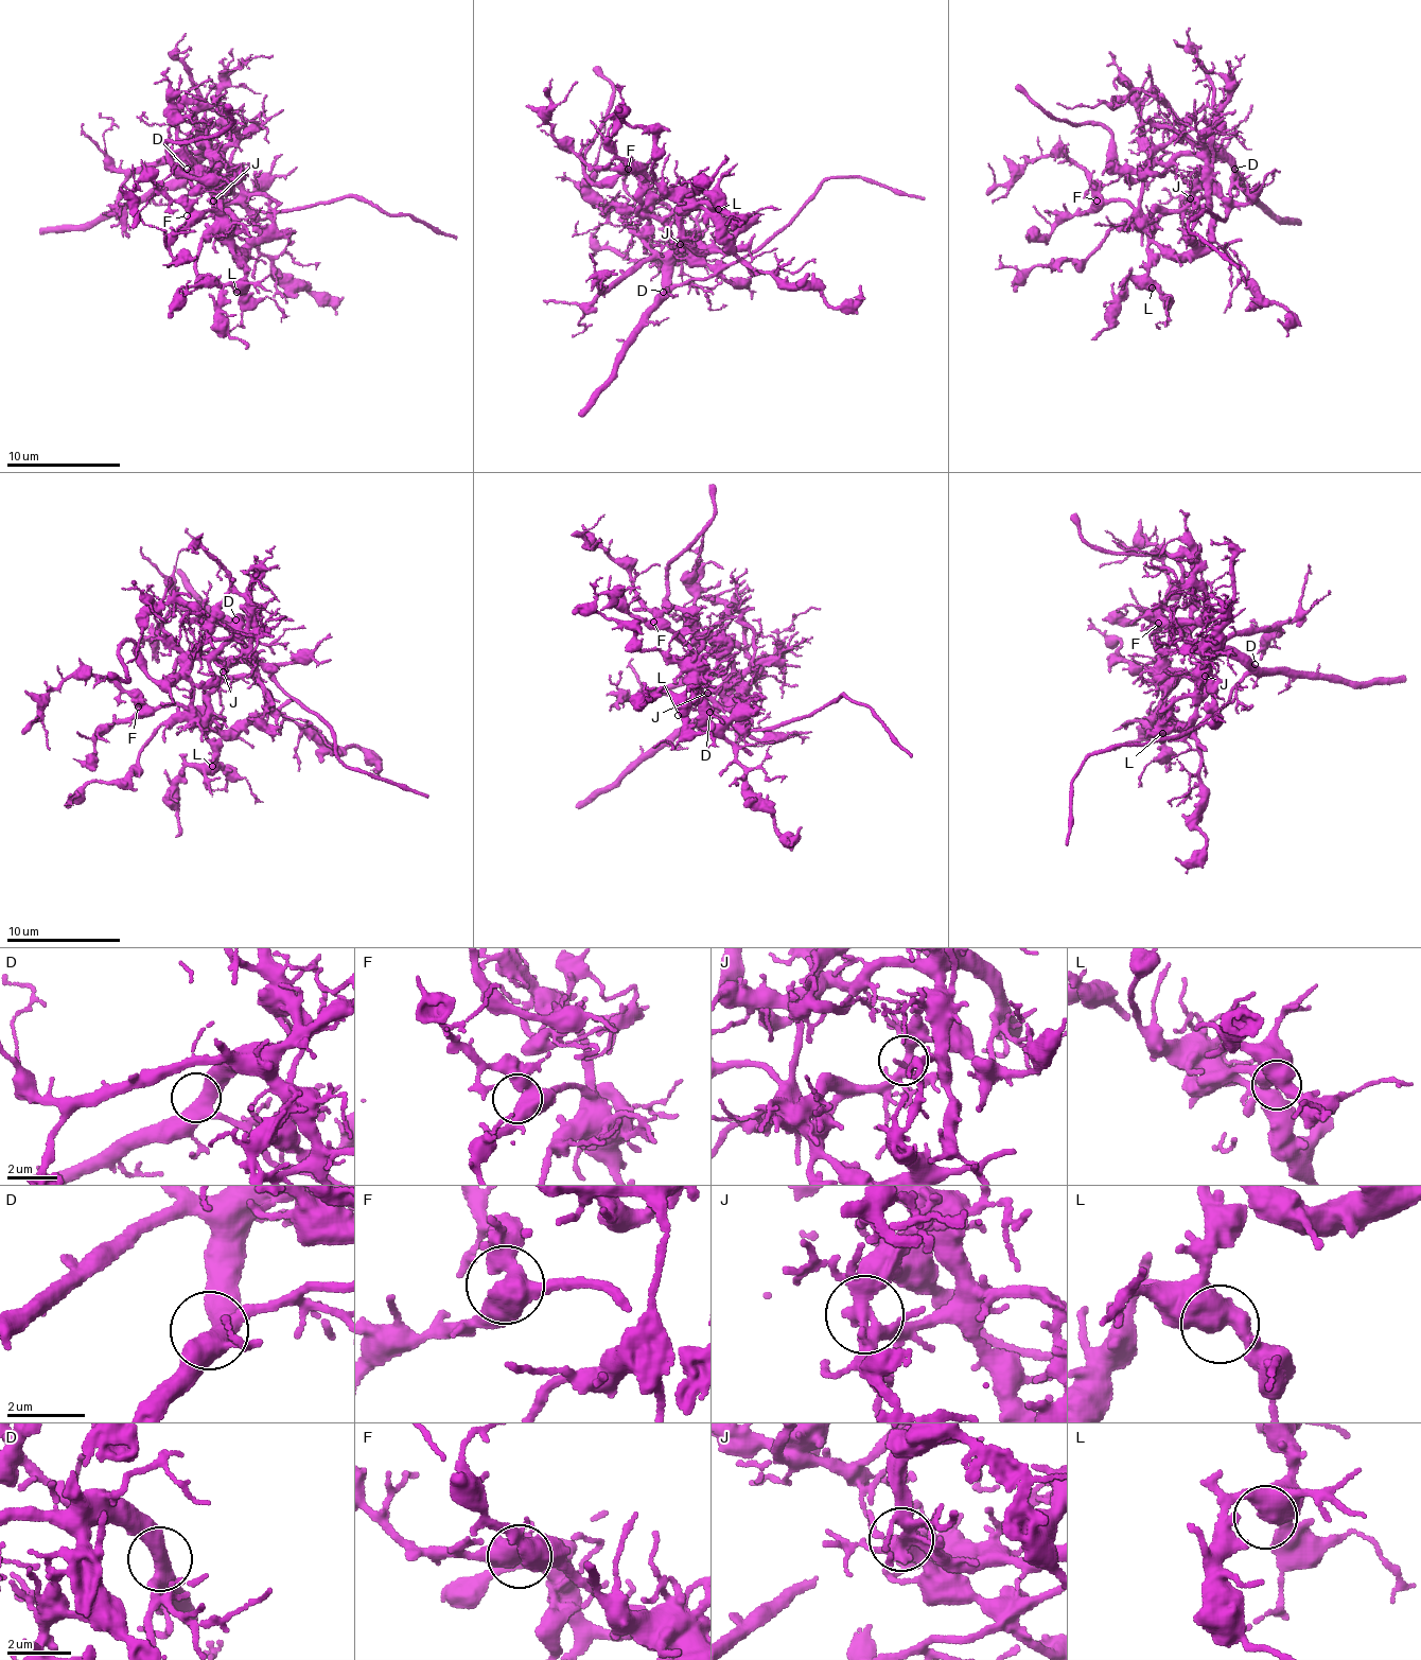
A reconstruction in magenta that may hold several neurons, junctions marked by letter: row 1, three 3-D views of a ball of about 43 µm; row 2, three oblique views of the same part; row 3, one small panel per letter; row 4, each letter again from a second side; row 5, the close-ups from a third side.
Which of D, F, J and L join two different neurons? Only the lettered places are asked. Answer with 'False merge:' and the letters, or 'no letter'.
False merge: J

